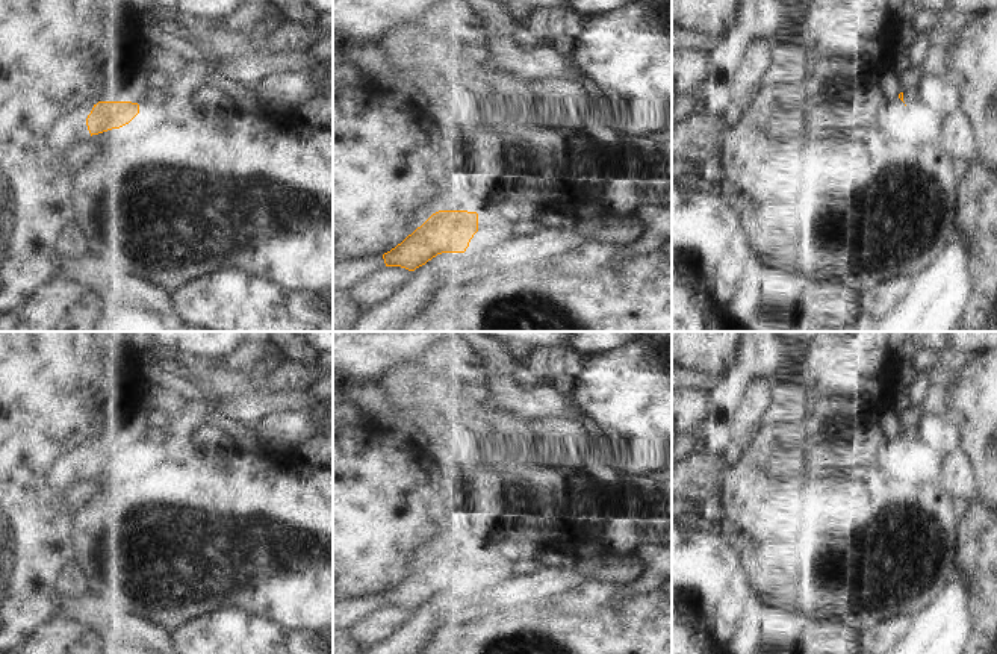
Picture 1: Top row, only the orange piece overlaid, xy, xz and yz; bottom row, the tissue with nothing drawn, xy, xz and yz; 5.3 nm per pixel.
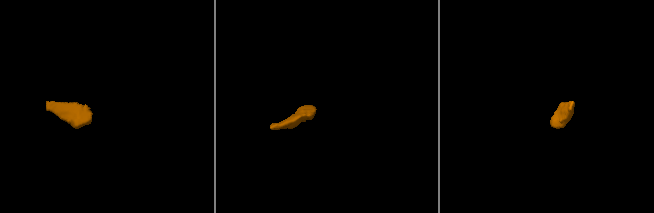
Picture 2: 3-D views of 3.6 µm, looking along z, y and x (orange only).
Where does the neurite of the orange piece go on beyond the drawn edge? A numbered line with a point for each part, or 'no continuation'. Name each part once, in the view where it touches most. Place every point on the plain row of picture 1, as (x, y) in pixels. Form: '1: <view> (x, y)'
1: xz (493, 560)

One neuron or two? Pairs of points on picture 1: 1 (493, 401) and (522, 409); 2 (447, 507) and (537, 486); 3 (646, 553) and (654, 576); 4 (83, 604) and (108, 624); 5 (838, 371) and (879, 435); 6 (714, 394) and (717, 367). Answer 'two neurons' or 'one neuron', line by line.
1: one neuron
2: two neurons
3: one neuron
4: one neuron
5: one neuron
6: two neurons

